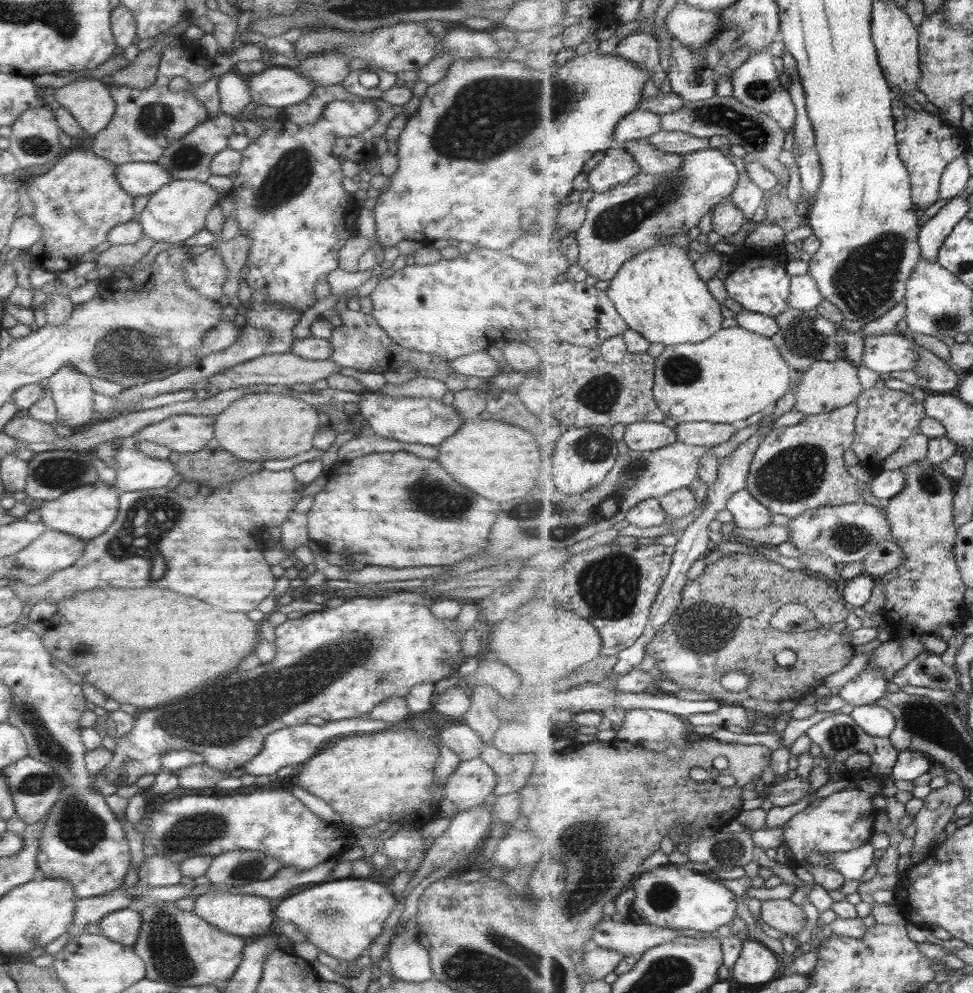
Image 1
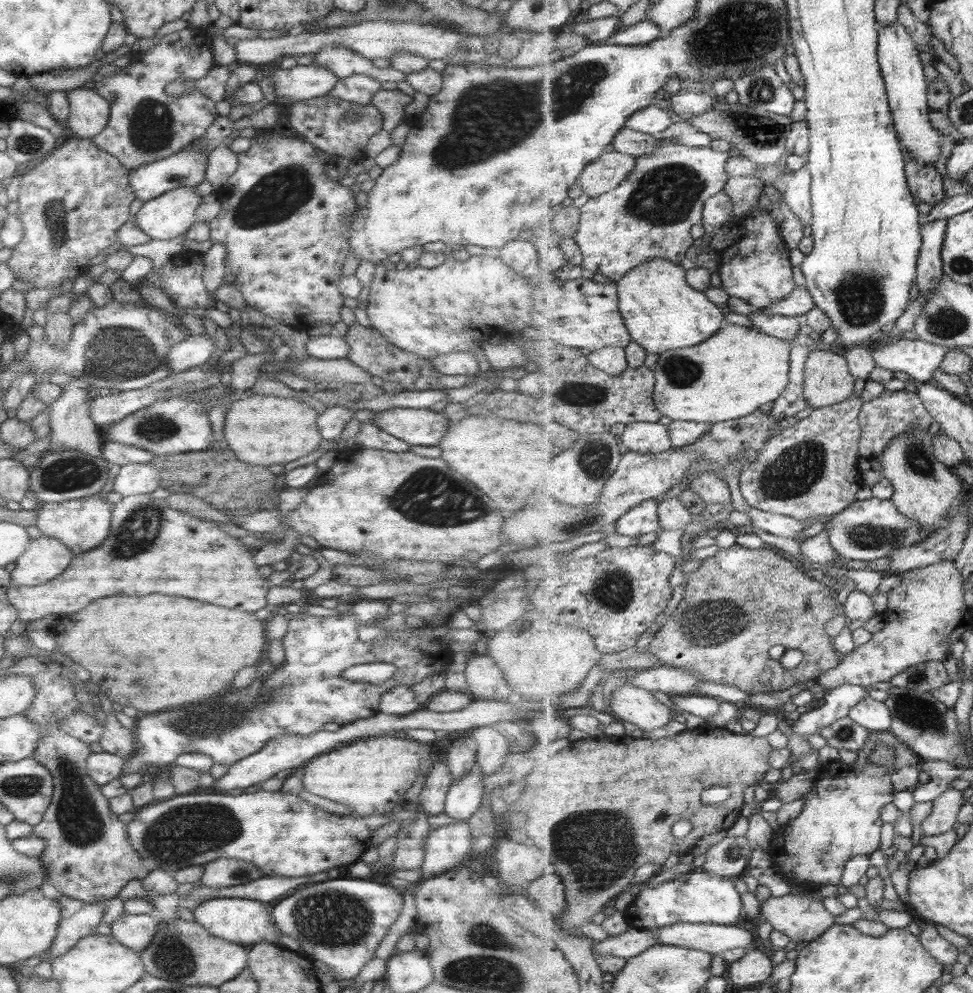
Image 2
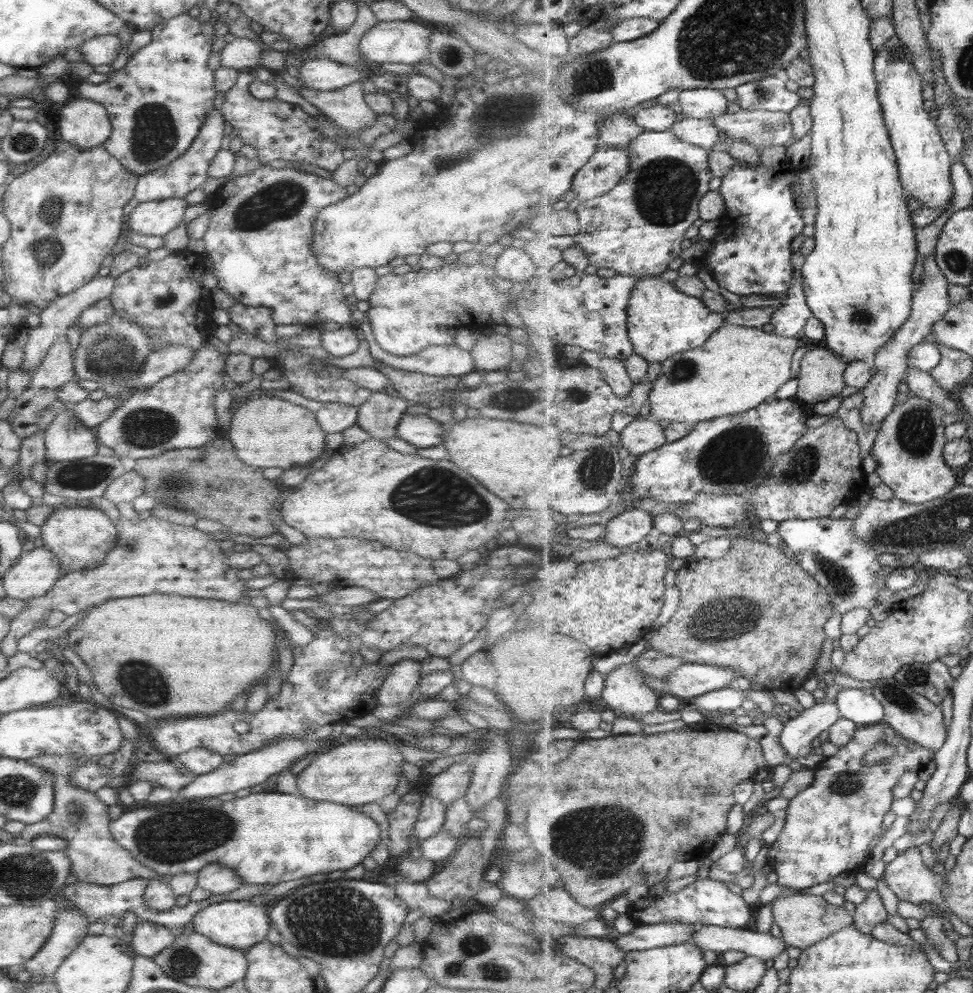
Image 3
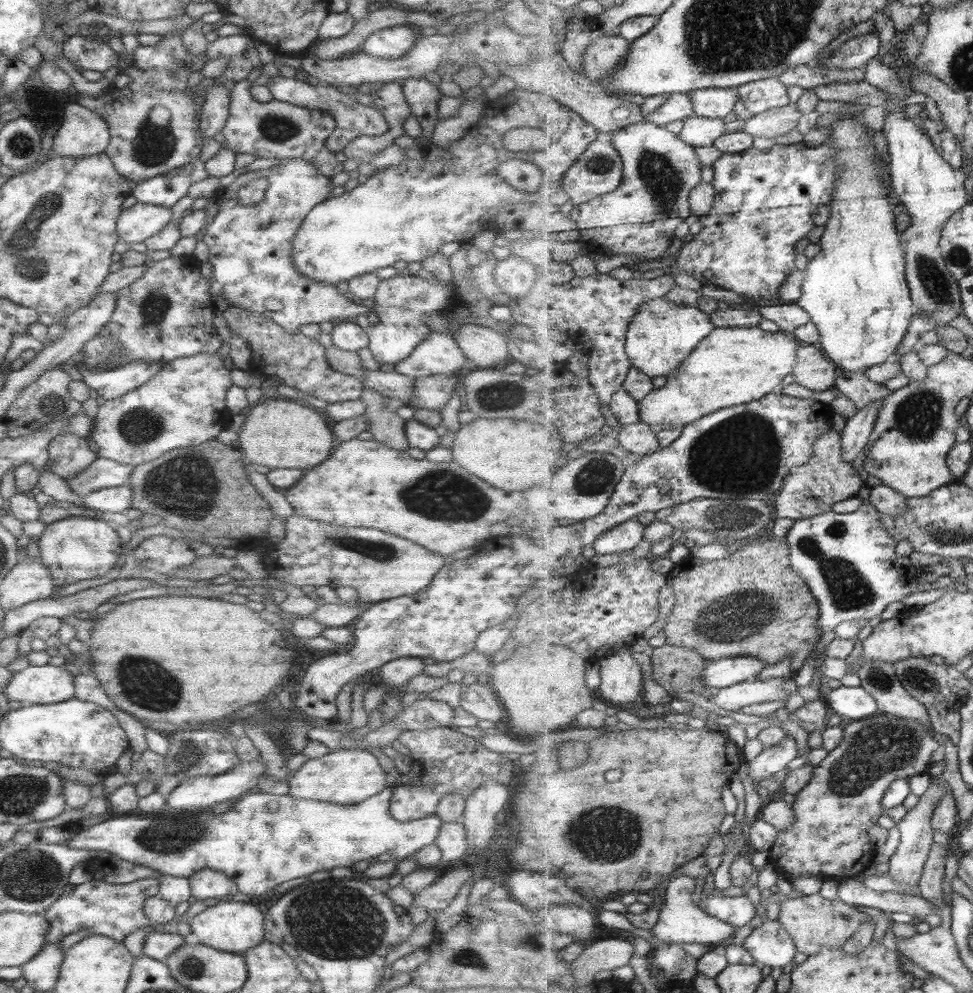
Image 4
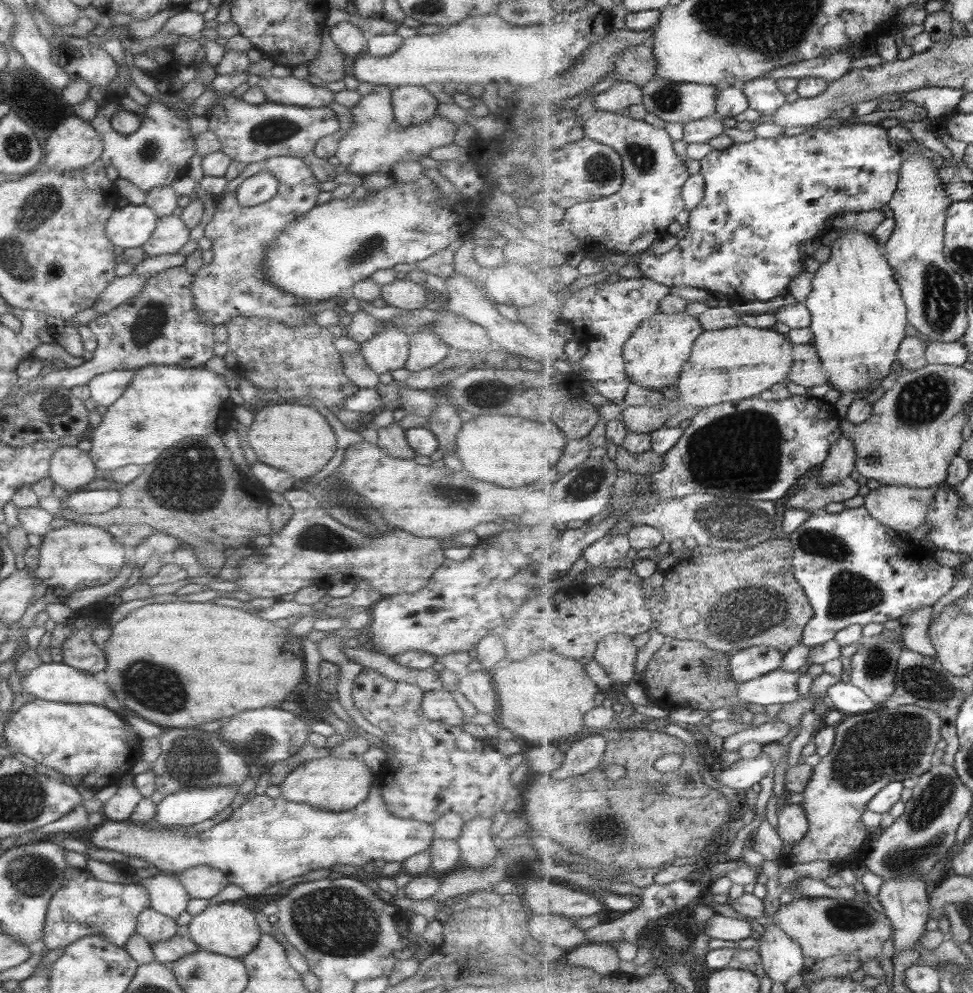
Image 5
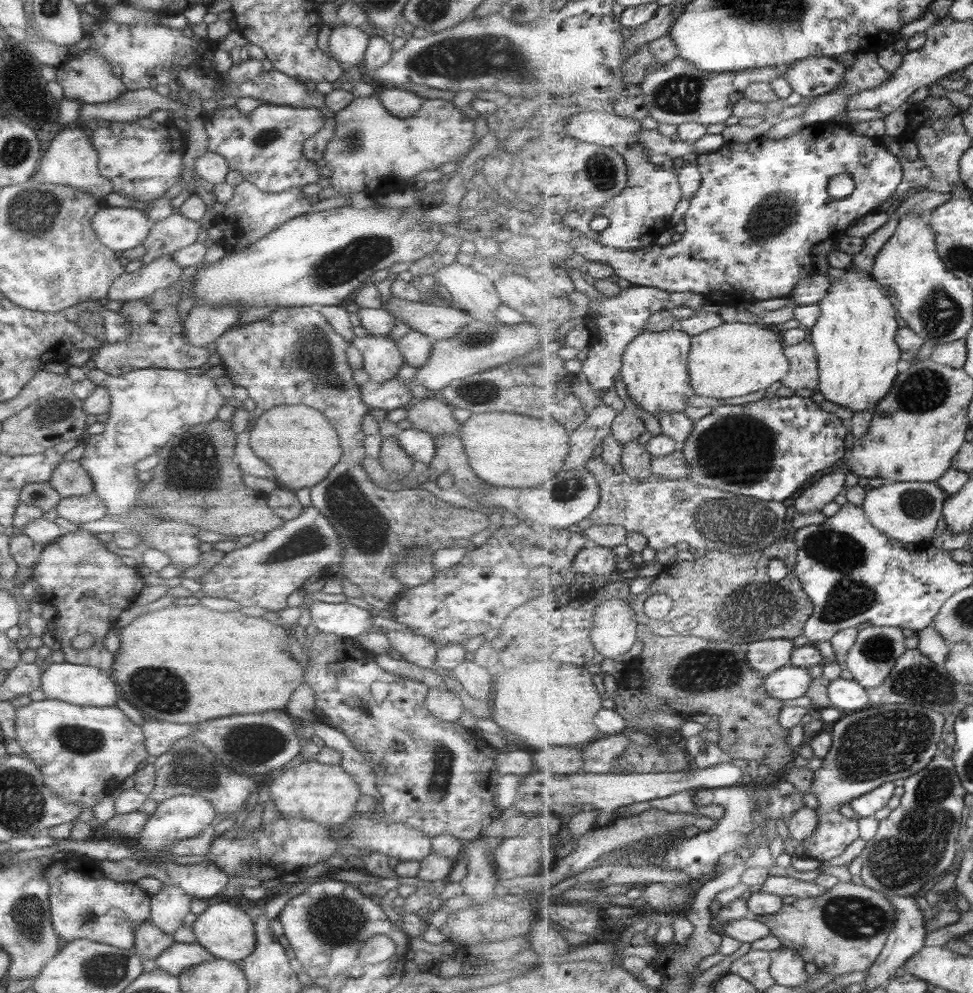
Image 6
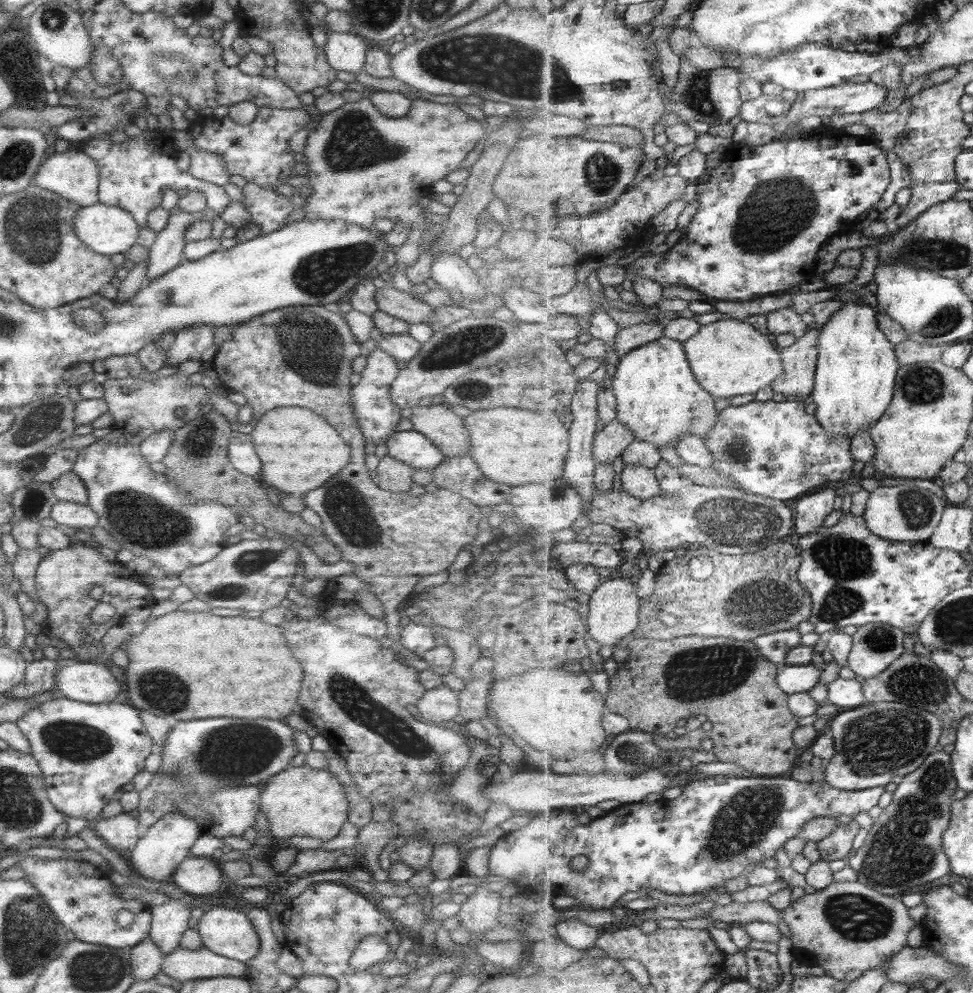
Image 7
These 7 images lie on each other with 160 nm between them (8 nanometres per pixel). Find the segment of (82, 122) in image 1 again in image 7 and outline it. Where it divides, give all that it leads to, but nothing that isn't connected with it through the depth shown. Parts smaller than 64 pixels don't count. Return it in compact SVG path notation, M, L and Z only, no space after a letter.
M71 144L72 151L65 153L54 153L46 158L37 169L31 184L55 193L64 198L67 202L72 202L81 208L97 203L97 165L91 157L87 156L80 148L81 144Z

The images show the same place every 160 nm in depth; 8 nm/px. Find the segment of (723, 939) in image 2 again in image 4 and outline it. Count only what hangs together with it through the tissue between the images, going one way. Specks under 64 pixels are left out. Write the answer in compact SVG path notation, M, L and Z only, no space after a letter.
M763 919L763 924L755 928L743 941L742 945L749 949L749 952L756 958L757 963L772 968L785 968L787 964L793 964L798 948L795 939L789 931L779 922L778 919Z

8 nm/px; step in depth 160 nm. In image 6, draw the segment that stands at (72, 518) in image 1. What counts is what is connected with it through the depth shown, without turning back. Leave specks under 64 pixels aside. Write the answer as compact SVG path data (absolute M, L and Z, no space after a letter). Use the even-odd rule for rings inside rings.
M78 529L44 545L31 574L39 586L40 602L56 608L49 634L59 643L64 662L108 671L115 656L104 647L103 639L119 612L130 607L134 596L144 587L138 570L124 565L95 535ZM85 592L93 596L84 597ZM85 632L93 636L93 645L85 650L71 647L71 639Z

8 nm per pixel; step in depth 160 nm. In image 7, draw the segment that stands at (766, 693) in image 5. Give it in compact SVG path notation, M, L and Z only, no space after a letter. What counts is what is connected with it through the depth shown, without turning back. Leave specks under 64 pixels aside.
M785 662L778 667L779 686L790 696L808 693L820 683L822 669L812 664L795 666Z

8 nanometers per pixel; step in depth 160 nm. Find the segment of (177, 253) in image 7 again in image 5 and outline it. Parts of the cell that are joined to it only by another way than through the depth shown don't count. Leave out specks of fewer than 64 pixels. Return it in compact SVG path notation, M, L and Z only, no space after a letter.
M130 273L125 276L115 277L114 280L99 294L91 308L97 312L97 316L105 314L113 308L123 305L129 299L134 298L141 292L147 278L153 274L134 275Z

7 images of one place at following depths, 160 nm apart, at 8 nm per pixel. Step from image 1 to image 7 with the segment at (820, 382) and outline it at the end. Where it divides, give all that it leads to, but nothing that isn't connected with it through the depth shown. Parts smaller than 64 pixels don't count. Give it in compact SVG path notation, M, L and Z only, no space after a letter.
M816 326L789 348L782 348L785 372L770 384L777 397L808 396L814 391L818 367L819 337L821 328Z

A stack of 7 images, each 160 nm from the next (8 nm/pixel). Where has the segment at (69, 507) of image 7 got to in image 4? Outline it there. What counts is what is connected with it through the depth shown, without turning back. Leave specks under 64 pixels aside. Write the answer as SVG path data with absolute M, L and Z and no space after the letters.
M126 483L90 492L82 498L83 507L94 512L125 513L131 506L131 489Z

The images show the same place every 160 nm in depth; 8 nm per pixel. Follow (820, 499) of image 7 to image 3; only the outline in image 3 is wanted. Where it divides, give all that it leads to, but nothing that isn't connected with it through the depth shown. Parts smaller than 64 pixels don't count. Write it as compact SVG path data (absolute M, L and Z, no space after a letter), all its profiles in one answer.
M930 255L923 260L922 283L919 290L916 290L914 300L912 301L912 313L910 319L891 337L891 340L879 350L875 355L875 367L877 372L869 381L869 384L861 391L864 394L863 408L861 416L864 423L871 425L874 430L878 431L882 427L882 422L895 410L898 403L897 397L899 384L903 382L905 374L908 374L909 353L914 346L923 344L925 338L932 334L933 327L944 320L949 312L951 302L949 302L949 294L947 294L947 286L949 280L945 277L943 271L939 267L935 255Z

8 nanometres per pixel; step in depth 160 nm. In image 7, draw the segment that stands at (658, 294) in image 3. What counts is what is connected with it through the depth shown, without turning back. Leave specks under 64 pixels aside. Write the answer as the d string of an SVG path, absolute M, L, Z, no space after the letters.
M663 336L641 348L635 348L631 353L621 358L610 382L610 387L617 397L616 420L622 422L627 428L631 428L636 434L636 440L654 444L655 448L662 445L675 447L682 435L690 432L705 440L709 431L720 421L722 410L717 410L715 396L711 392L707 392L694 375L685 344L681 340L673 340L671 337Z

